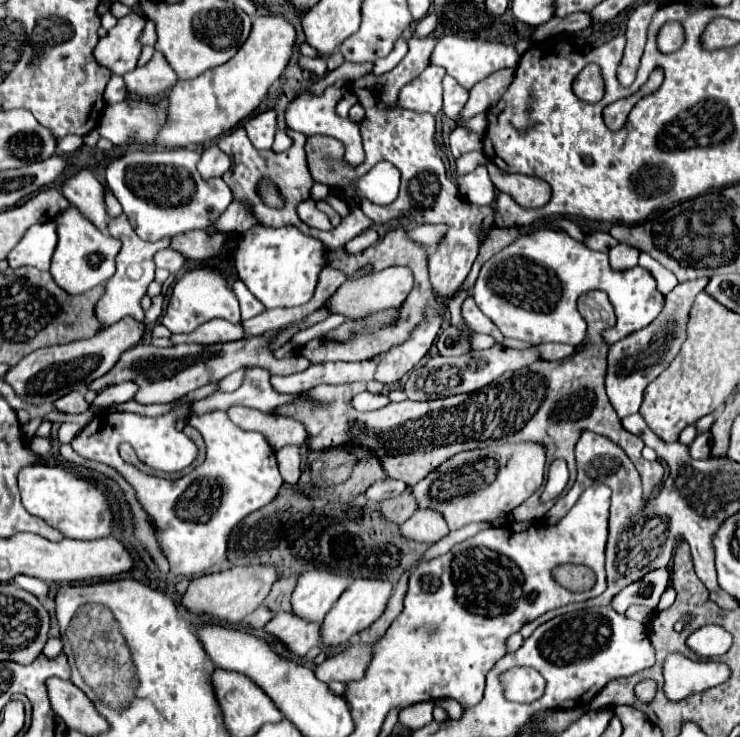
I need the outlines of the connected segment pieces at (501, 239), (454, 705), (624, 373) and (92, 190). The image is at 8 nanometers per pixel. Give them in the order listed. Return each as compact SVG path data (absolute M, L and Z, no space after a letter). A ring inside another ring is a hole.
M492 228L490 234L486 236L486 240L482 242L482 248L480 248L480 254L466 278L466 284L462 284L462 288L468 288L472 290L474 288L474 282L478 278L478 272L482 268L482 264L486 260L490 260L496 252L500 252L502 248L506 248L510 244L510 240L514 240L518 236L518 228Z
M445 698L436 700L434 703L436 706L444 708L444 710L446 710L446 712L450 716L451 720L458 720L463 714L462 706L454 699Z
M656 318L646 328L626 336L624 340L620 340L616 344L612 344L607 357L608 368L605 389L610 404L614 406L616 414L620 418L624 418L622 420L624 428L628 432L640 436L644 440L644 444L650 446L652 450L654 450L654 444L656 444L656 434L648 428L644 418L636 412L642 404L644 388L674 360L674 356L678 354L678 350L682 346L682 328L674 328L674 324L678 324L678 320L660 320L660 318Z
M78 170L62 182L62 194L72 202L88 220L92 220L100 230L106 230L106 206L102 184L90 170Z

